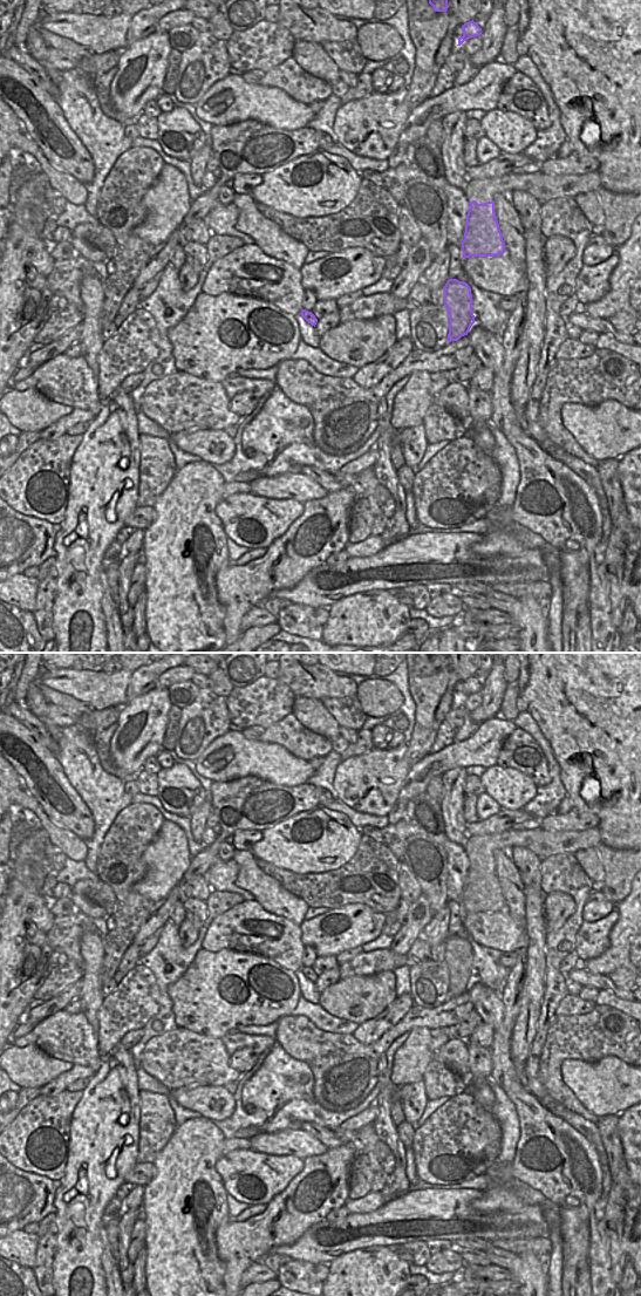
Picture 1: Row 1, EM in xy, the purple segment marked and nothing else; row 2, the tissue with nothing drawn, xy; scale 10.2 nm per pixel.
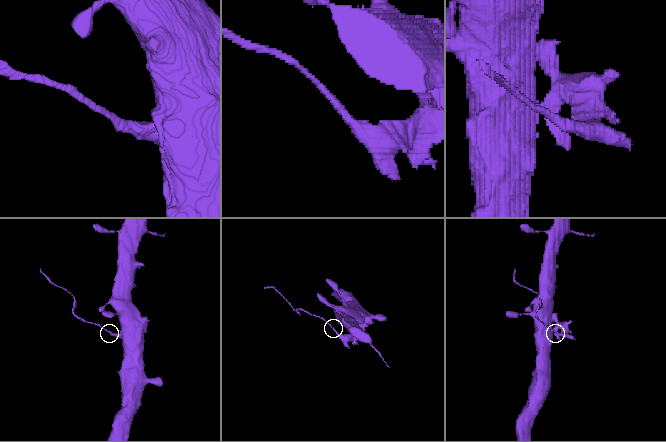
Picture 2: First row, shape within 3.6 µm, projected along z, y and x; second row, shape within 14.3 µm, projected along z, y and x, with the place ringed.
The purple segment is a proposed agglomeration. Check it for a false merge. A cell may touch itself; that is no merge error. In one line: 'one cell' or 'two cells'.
two cells

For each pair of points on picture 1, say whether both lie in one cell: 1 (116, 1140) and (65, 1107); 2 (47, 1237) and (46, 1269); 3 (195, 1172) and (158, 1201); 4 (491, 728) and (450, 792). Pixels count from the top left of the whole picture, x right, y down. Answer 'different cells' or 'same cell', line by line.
1: different cells
2: same cell
3: same cell
4: different cells

